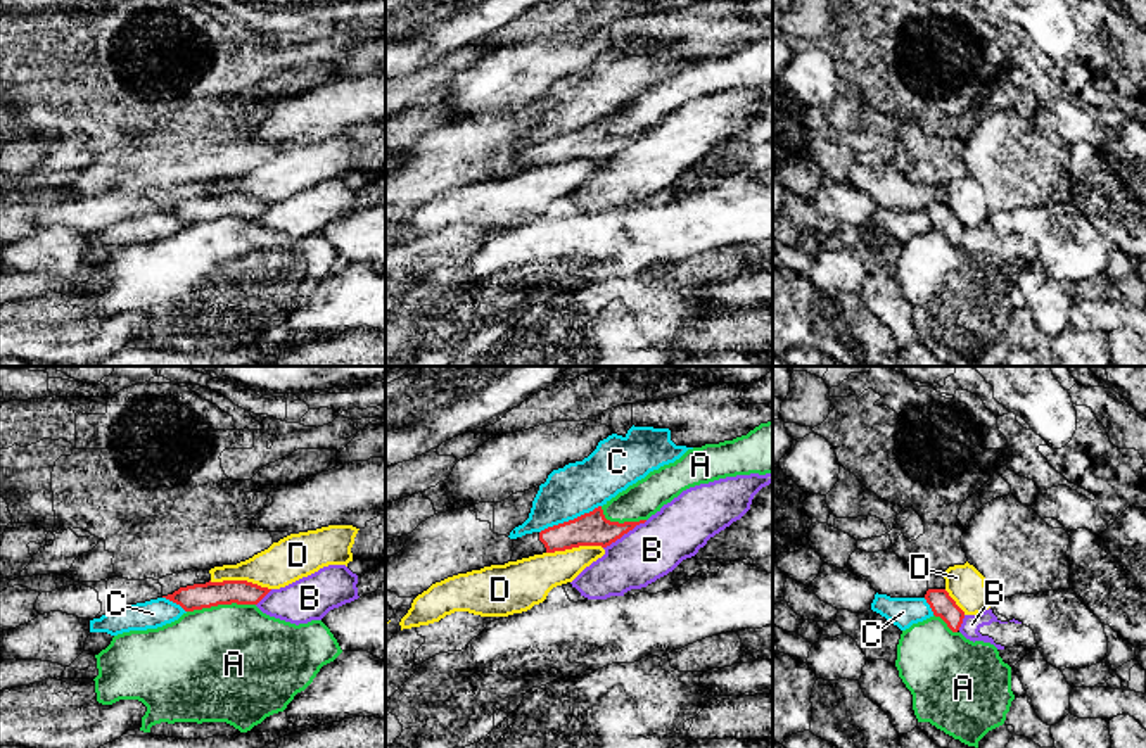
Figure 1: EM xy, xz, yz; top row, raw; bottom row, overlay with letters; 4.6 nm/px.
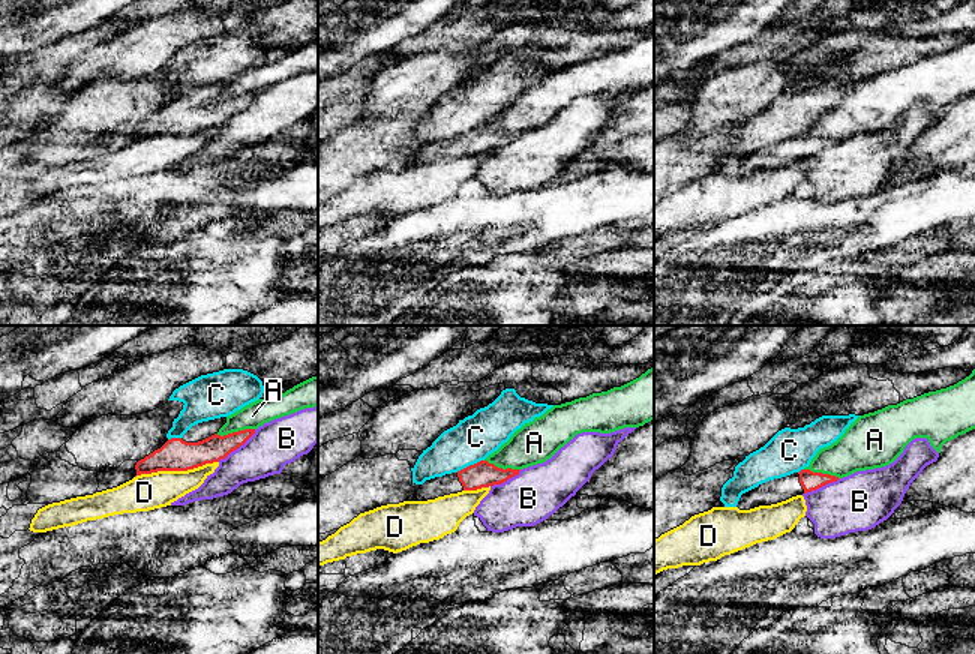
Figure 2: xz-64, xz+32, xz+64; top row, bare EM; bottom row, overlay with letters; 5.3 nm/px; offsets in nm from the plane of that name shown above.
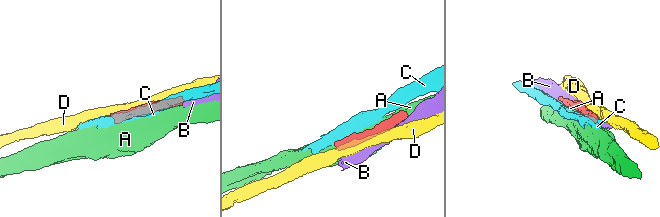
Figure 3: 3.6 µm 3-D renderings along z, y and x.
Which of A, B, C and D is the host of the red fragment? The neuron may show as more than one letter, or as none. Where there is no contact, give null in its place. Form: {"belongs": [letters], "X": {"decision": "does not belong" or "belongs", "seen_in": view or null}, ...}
{"belongs": [], "A": {"decision": "does not belong", "seen_in": "xy"}, "B": {"decision": "does not belong", "seen_in": "xz"}, "C": {"decision": "does not belong", "seen_in": "xz"}, "D": {"decision": "does not belong", "seen_in": "xy"}}

